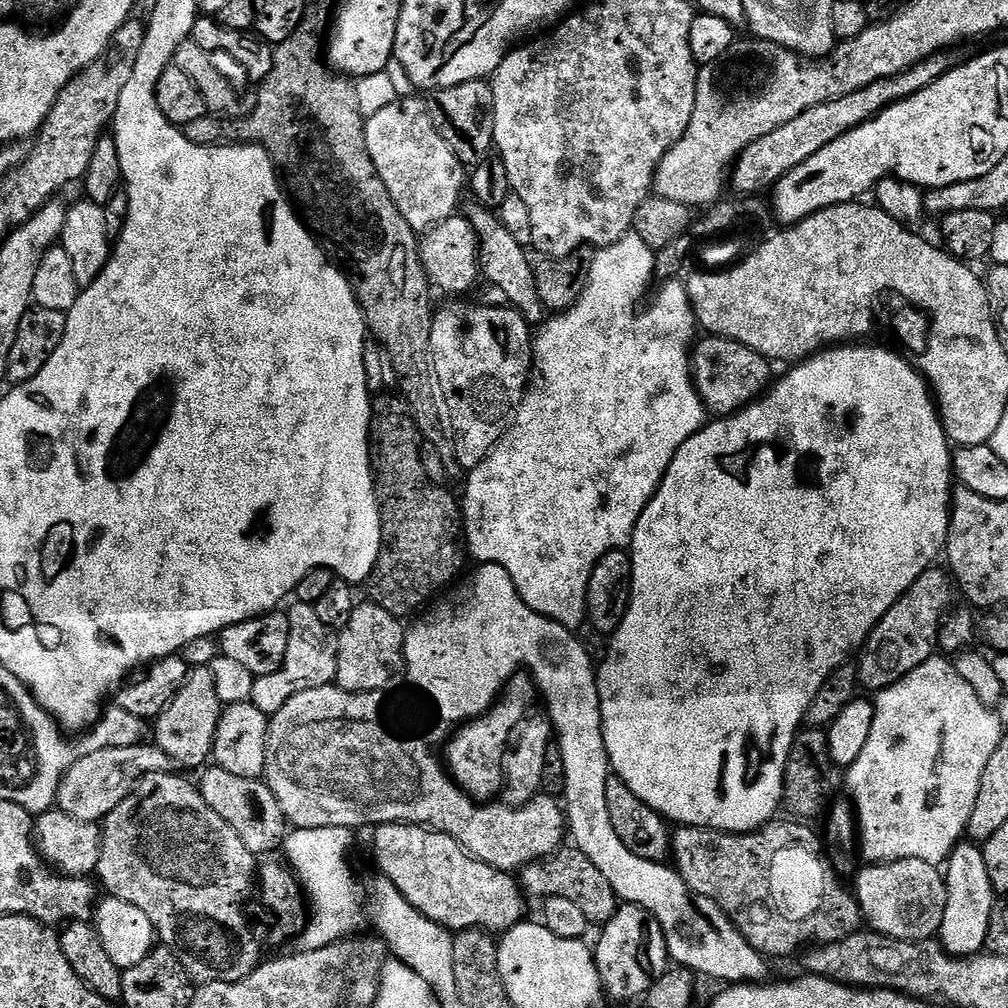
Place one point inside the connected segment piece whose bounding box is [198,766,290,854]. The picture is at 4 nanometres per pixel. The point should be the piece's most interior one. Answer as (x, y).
(249, 806)

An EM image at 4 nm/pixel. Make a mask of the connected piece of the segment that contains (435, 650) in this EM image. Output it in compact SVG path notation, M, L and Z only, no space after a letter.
M480 564L477 569L477 572L474 573L473 576L465 582L465 584L457 583L455 587L453 587L451 591L443 597L445 600L442 601L441 604L433 603L431 607L429 607L427 611L419 617L421 620L418 621L413 628L411 625L411 627L407 629L404 638L404 657L406 658L406 666L408 667L407 679L410 681L410 684L413 684L416 688L421 688L421 690L424 691L430 699L432 699L433 706L440 711L439 719L441 721L453 722L452 720L460 720L456 722L467 722L475 720L476 717L484 715L484 713L496 703L498 699L498 684L496 688L496 676L505 675L504 677L507 677L509 675L508 659L513 656L513 658L520 663L520 666L527 669L527 671L534 677L539 691L542 693L543 699L544 696L548 699L549 710L547 709L547 711L550 713L554 736L560 745L562 758L564 759L564 790L562 793L562 800L566 805L566 819L568 821L568 832L570 833L571 843L579 852L586 854L586 858L590 858L590 862L594 862L594 866L598 866L598 870L602 870L602 875L606 877L606 882L610 882L610 886L615 890L617 897L619 897L623 903L637 904L638 907L645 908L646 911L652 915L652 919L659 922L662 926L662 930L664 931L668 954L673 965L688 968L690 971L695 974L699 974L701 977L704 975L709 976L712 980L728 980L724 982L727 982L729 985L739 984L741 982L763 981L765 977L767 977L764 975L768 972L769 961L765 959L765 957L761 956L760 953L756 952L754 950L754 946L750 946L748 939L746 939L743 934L741 934L739 930L732 925L728 915L726 915L726 913L724 913L713 900L706 898L702 894L698 894L694 890L690 890L690 886L686 886L686 882L681 878L675 867L669 866L664 862L655 864L646 858L638 858L638 854L630 854L630 850L626 850L626 845L622 843L622 838L618 838L618 834L614 834L614 822L610 822L610 809L606 806L606 782L610 775L610 765L608 762L608 751L604 745L604 735L602 734L602 710L600 709L600 695L598 694L598 686L596 685L596 673L598 668L594 663L593 653L589 652L588 649L585 648L583 640L580 639L579 635L577 635L573 629L562 626L558 622L554 622L550 618L546 618L542 614L538 614L534 610L530 610L530 606L526 606L526 602L522 602L522 598L514 586L514 582L510 578L510 574L506 574L506 570L502 570L502 566L498 566L497 564Z

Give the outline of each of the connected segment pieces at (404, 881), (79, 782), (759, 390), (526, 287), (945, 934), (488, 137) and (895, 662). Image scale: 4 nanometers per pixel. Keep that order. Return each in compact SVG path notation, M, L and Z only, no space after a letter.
M381 824L375 832L372 844L376 847L376 864L381 868L382 876L389 879L412 906L434 923L453 933L464 932L467 928L482 928L486 932L503 934L525 919L526 893L517 877L494 866L486 866L486 862L478 862L445 832L434 832L418 824Z
M152 742L95 751L74 762L64 773L57 790L56 804L59 811L69 812L82 822L94 824L110 815L144 777L155 772L172 772L173 768L173 760Z
M708 334L703 338L695 341L692 350L692 379L696 382L701 402L713 417L733 416L735 412L739 412L741 408L745 408L768 391L774 380L774 375L772 376L773 365L762 354L750 350L750 346L742 346L725 336Z
M475 202L469 204L466 219L470 222L470 226L474 226L476 236L480 240L480 269L483 279L485 281L488 279L508 299L505 301L524 315L529 325L543 324L546 319L546 309L538 298L536 269L533 261L528 261L529 249L510 235L510 230L502 226L499 215L493 209L485 208L483 204Z
M976 842L957 844L946 861L946 914L942 914L942 926L938 933L940 943L951 956L974 956L985 951L990 914L997 899L997 892L990 884L981 845Z
M487 79L462 82L458 86L435 89L433 99L427 101L433 124L446 140L450 150L464 166L475 166L489 159L494 138L494 94Z
M933 566L922 573L908 587L906 594L890 606L890 610L874 626L868 635L866 647L859 653L858 680L873 690L888 688L898 683L906 674L918 670L922 662L937 655L940 643L940 625L953 607L952 592L954 584L947 571L939 572L939 567Z

